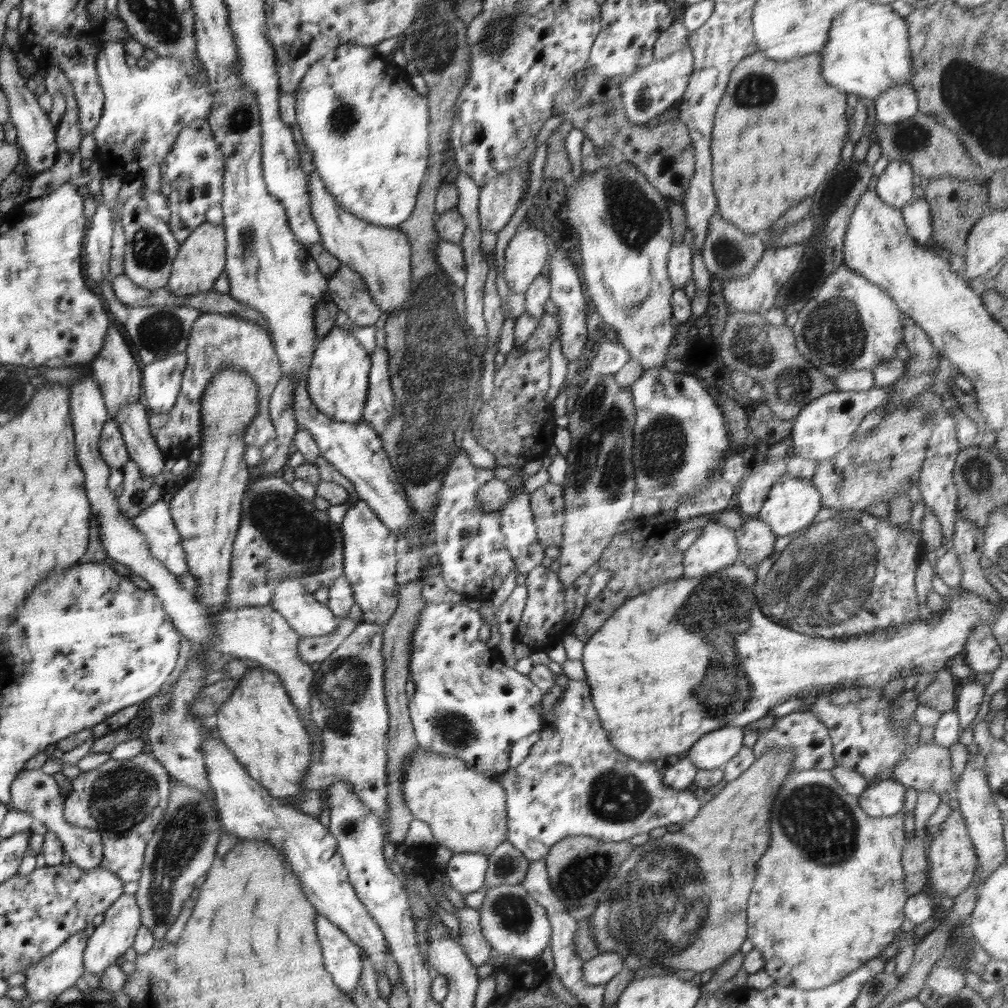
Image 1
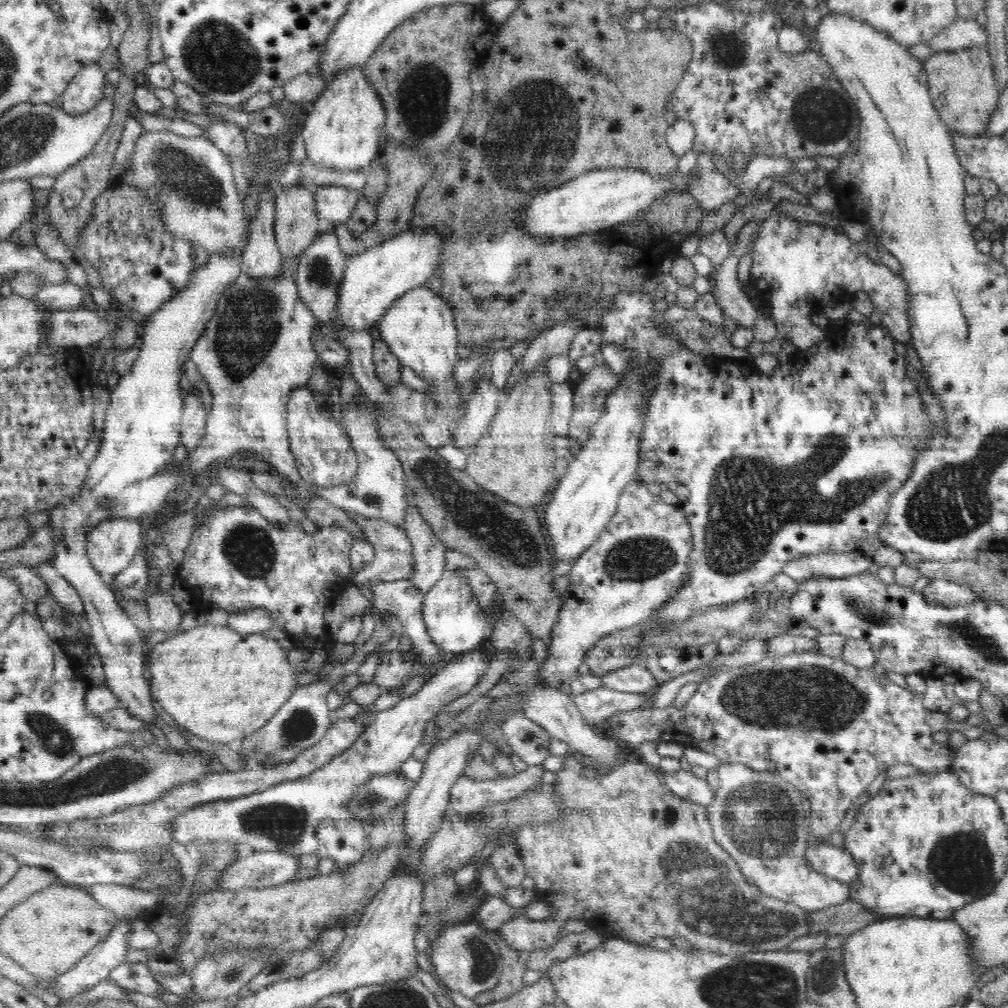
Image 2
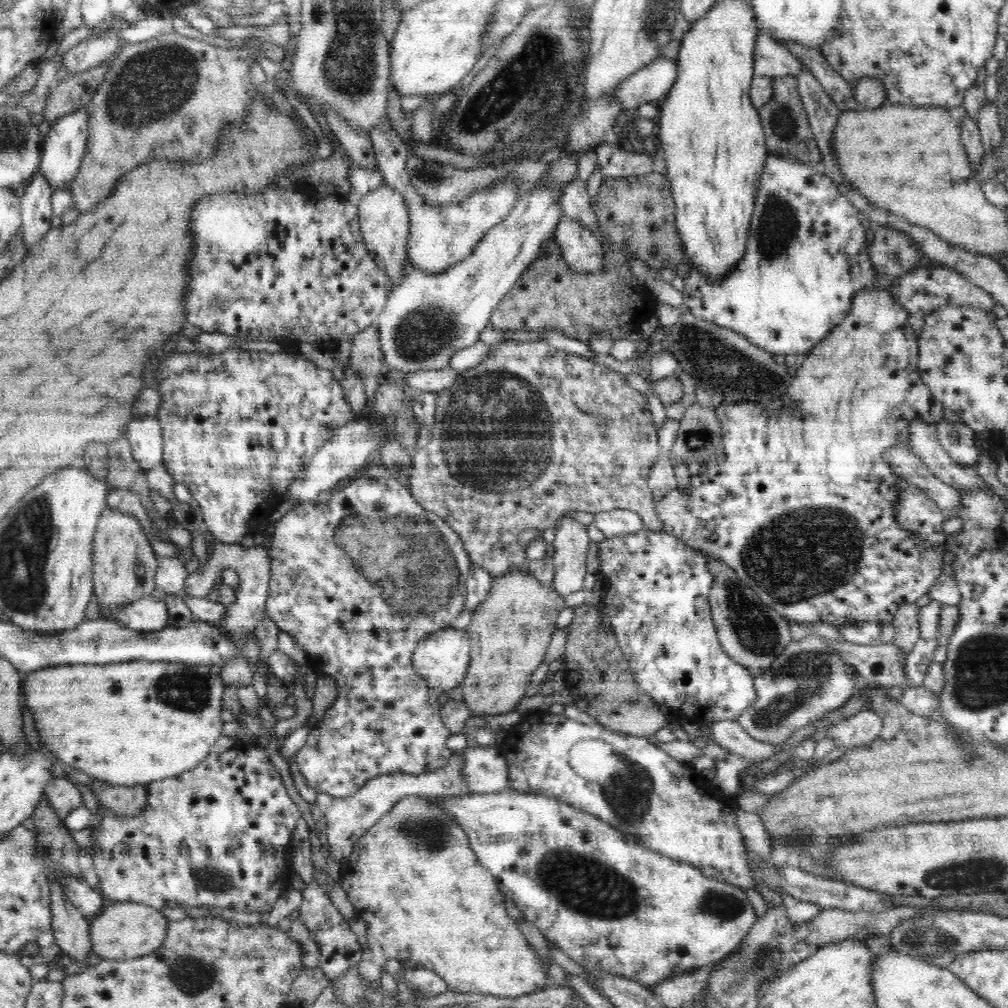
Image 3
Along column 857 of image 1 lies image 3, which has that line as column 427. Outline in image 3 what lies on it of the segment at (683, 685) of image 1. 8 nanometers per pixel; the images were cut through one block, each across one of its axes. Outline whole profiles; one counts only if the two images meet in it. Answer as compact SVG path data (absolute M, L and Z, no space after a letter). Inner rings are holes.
M447 627L432 632L422 639L413 652L412 662L414 670L421 676L429 687L440 694L460 686L470 664L471 642L463 629Z

